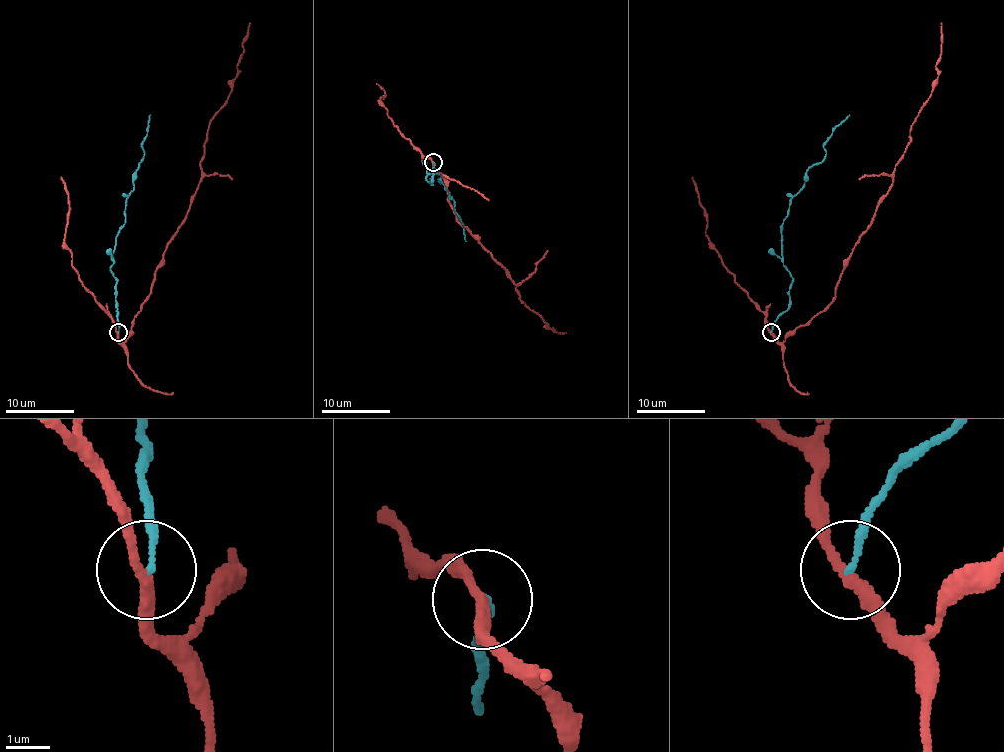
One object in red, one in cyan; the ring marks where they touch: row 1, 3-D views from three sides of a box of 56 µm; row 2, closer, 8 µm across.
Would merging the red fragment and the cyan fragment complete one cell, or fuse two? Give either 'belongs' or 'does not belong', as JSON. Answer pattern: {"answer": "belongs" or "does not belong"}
{"answer": "does not belong"}

